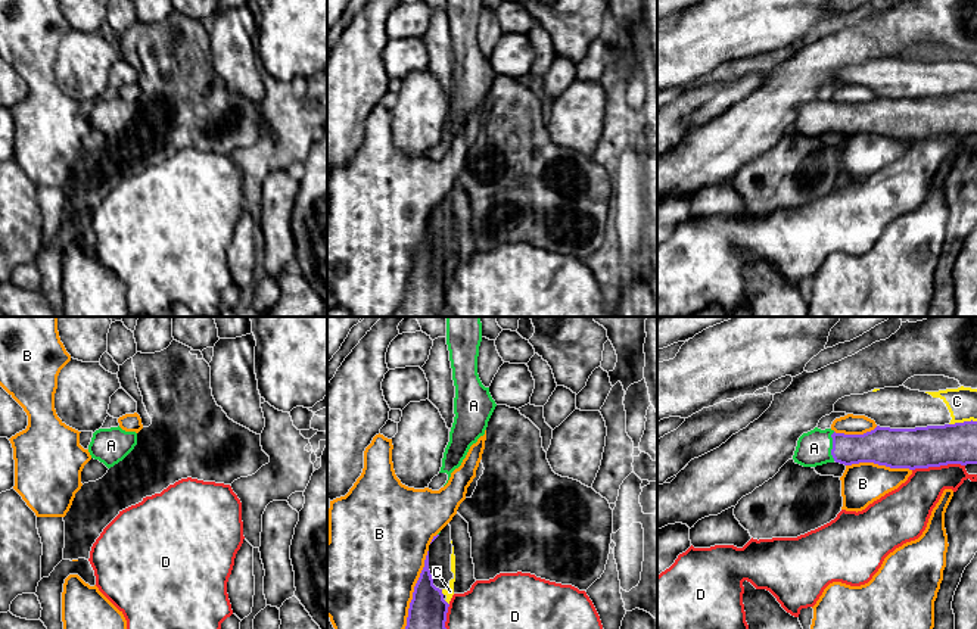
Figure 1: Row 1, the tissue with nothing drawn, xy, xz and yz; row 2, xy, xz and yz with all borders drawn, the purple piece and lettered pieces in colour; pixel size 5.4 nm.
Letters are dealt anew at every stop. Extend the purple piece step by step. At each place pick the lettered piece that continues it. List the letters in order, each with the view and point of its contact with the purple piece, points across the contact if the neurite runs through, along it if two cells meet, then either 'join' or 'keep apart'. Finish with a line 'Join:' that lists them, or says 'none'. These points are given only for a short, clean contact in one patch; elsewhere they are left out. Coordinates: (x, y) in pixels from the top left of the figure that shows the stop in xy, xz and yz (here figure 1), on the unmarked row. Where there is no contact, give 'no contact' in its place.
A: meets purple in yz at (833, 117); runs through yz (879, 117), (833, 117), (814, 118); join
B: meets purple in xz at (413, 264); keep apart
C: meets purple in yz at (964, 92); keep apart
D: meets purple in yz at (937, 136); keep apart
Join: A

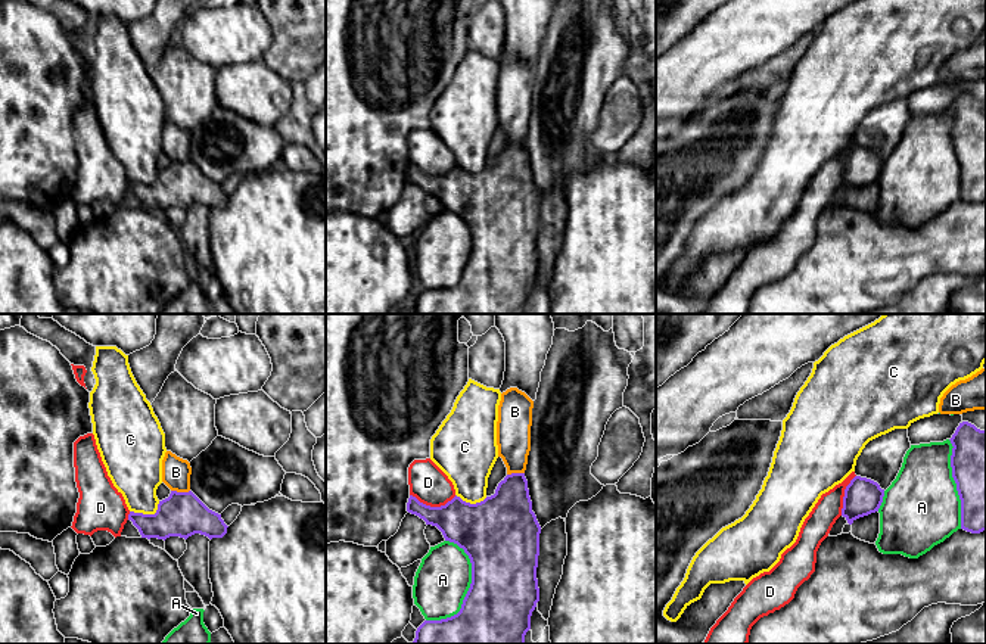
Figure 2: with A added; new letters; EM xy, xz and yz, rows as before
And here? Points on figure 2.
A: meets purple in xz at (469, 260); keep apart
B: meets purple in xy at (180, 162); keep apart
C: meets purple in xy at (148, 184); keep apart
D: meets purple in xz at (434, 177); border along xz (410, 164), (431, 176), (444, 176), (456, 165); keep apart
Join: none

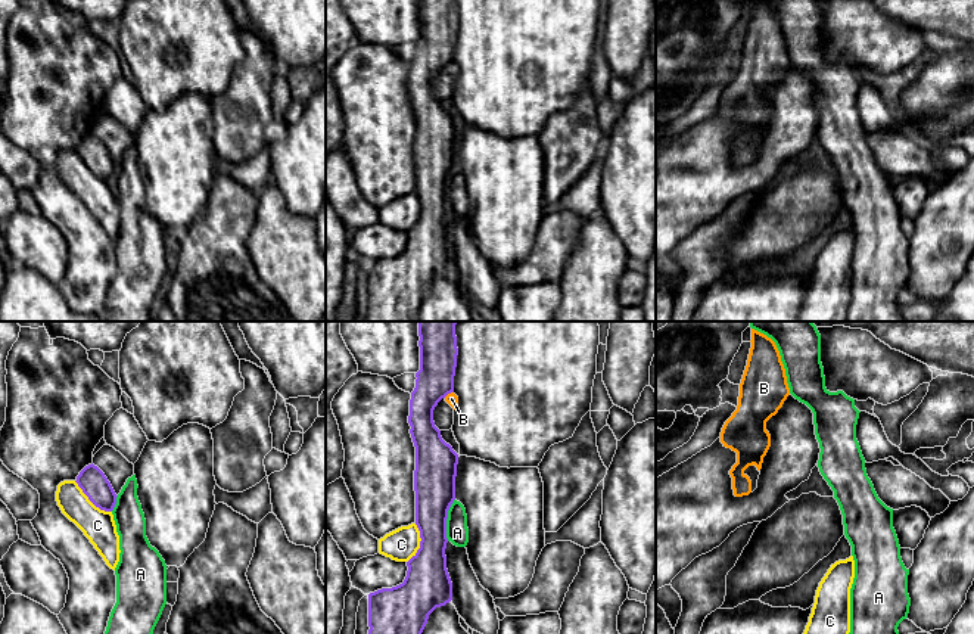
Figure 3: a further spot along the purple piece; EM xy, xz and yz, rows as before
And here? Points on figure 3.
A: meets purple in xz at (447, 187); border along xz (454, 168), (448, 180), (447, 210); keep apart
B: meets purple in xz at (448, 62); border along xz (453, 61), (444, 67); keep apart
C: meets purple in xy at (92, 171); keep apart
Join: none

